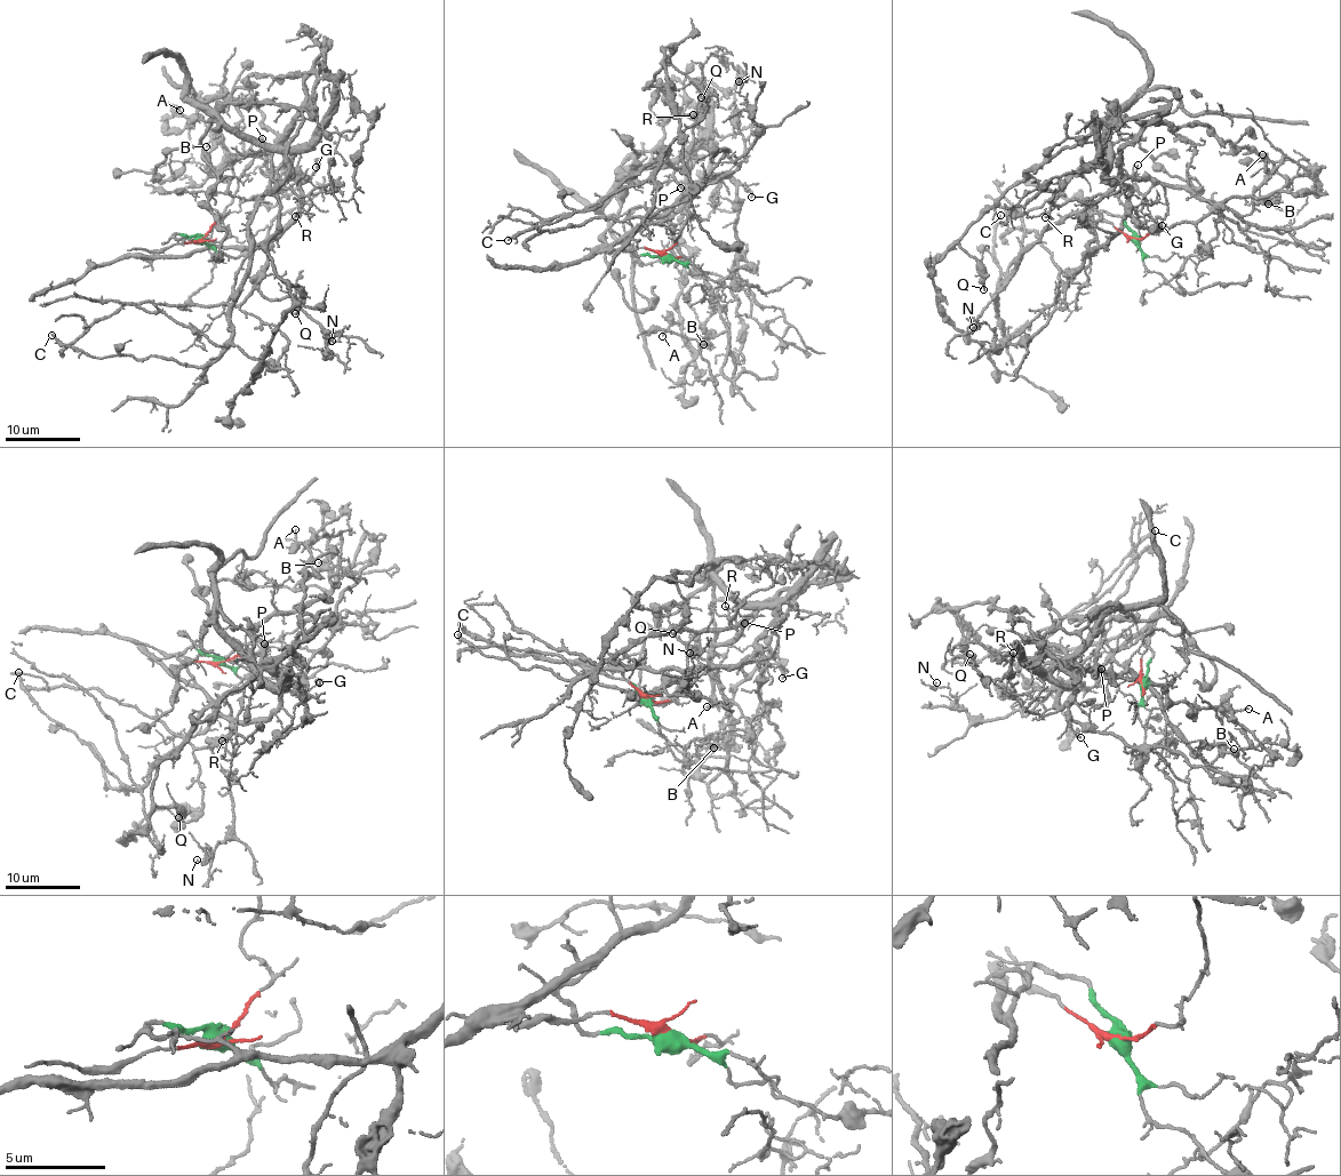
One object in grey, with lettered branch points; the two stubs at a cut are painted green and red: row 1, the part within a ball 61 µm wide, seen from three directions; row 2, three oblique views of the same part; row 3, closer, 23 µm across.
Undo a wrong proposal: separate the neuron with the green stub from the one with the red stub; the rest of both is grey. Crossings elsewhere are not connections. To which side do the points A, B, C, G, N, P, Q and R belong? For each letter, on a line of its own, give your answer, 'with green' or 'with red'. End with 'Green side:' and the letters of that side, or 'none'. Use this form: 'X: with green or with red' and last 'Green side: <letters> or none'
A: with red
B: with red
C: with red
G: with green
N: with green
P: with red
Q: with red
R: with red
Green side: G, N

